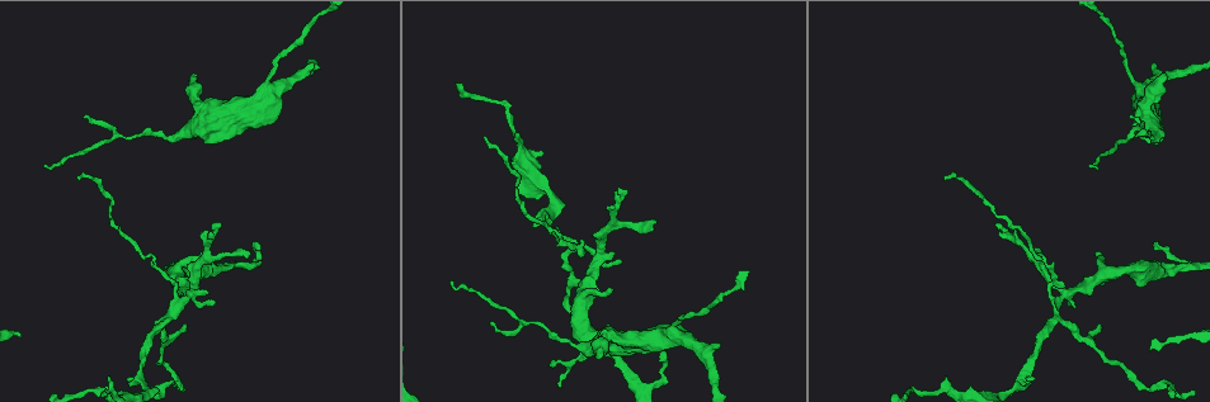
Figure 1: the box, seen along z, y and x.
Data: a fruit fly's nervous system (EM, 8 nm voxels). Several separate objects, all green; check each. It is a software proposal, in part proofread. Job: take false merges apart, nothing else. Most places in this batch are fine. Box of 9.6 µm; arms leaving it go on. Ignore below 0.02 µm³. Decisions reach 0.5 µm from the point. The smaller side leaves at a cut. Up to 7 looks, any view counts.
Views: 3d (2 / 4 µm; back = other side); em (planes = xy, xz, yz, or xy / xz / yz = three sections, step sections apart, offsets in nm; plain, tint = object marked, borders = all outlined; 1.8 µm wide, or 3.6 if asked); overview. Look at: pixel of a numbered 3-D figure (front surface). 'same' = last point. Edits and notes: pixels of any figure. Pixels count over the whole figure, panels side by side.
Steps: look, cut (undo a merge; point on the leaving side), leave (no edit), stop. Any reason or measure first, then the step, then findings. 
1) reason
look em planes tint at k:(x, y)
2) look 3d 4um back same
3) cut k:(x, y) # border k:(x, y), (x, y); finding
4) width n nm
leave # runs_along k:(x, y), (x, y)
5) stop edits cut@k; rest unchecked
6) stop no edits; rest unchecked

arms run side by side
look 3d 4um at 1:(1051, 322)

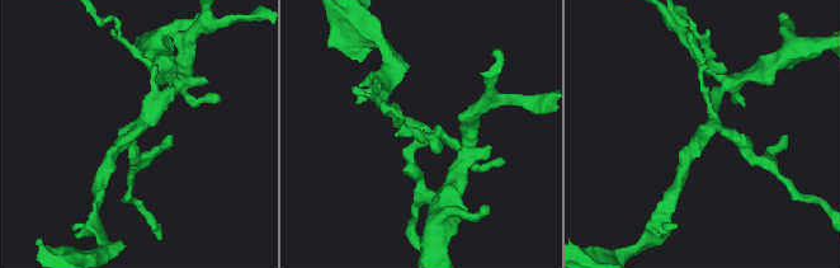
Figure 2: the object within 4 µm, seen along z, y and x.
arms 4; now the EM
look em yz step 8 tint at 2:(707, 136)

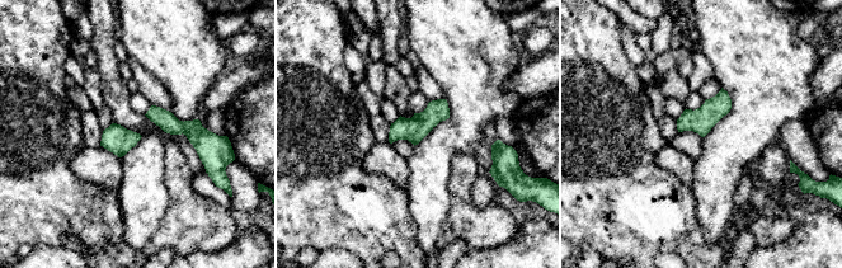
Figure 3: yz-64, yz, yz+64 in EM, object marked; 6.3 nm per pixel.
look em planes borders same

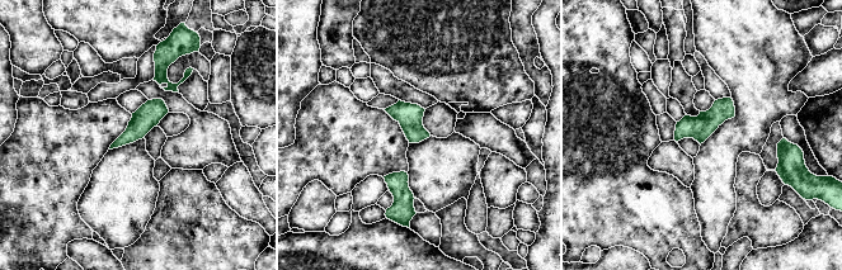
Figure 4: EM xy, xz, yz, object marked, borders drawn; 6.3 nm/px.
width 160 nm
leave # one cell here

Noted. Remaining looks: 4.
look em xy step 4 tint at 1:(610, 223)

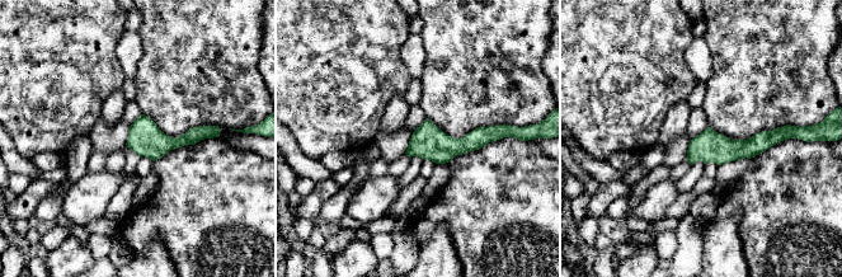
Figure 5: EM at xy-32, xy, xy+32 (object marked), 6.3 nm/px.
leave # runs_along 5:(779, 135), (690, 158); one cell here

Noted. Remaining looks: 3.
abrupt turn
look 3d 2um at 1:(181, 386)

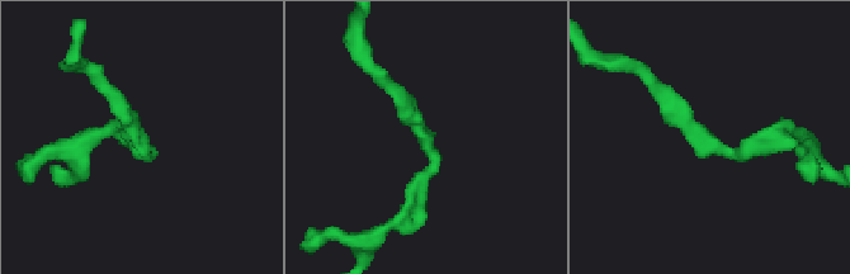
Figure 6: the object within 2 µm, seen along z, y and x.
now the EM
look em xy step 16 tint at 6:(727, 148)

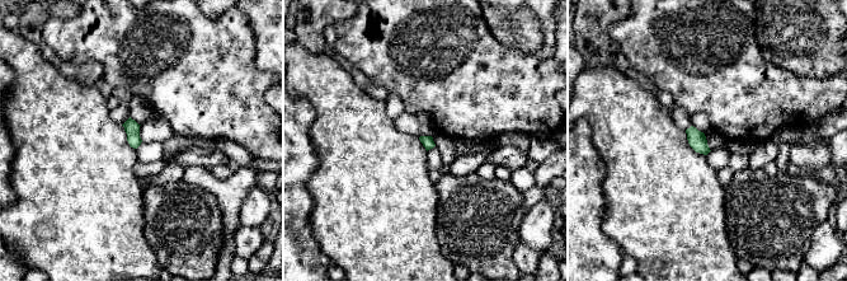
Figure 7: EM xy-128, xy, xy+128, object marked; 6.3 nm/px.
width 70 nm
leave # continuous, no second cell

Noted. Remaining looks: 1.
stop no edits; rest unchecked

